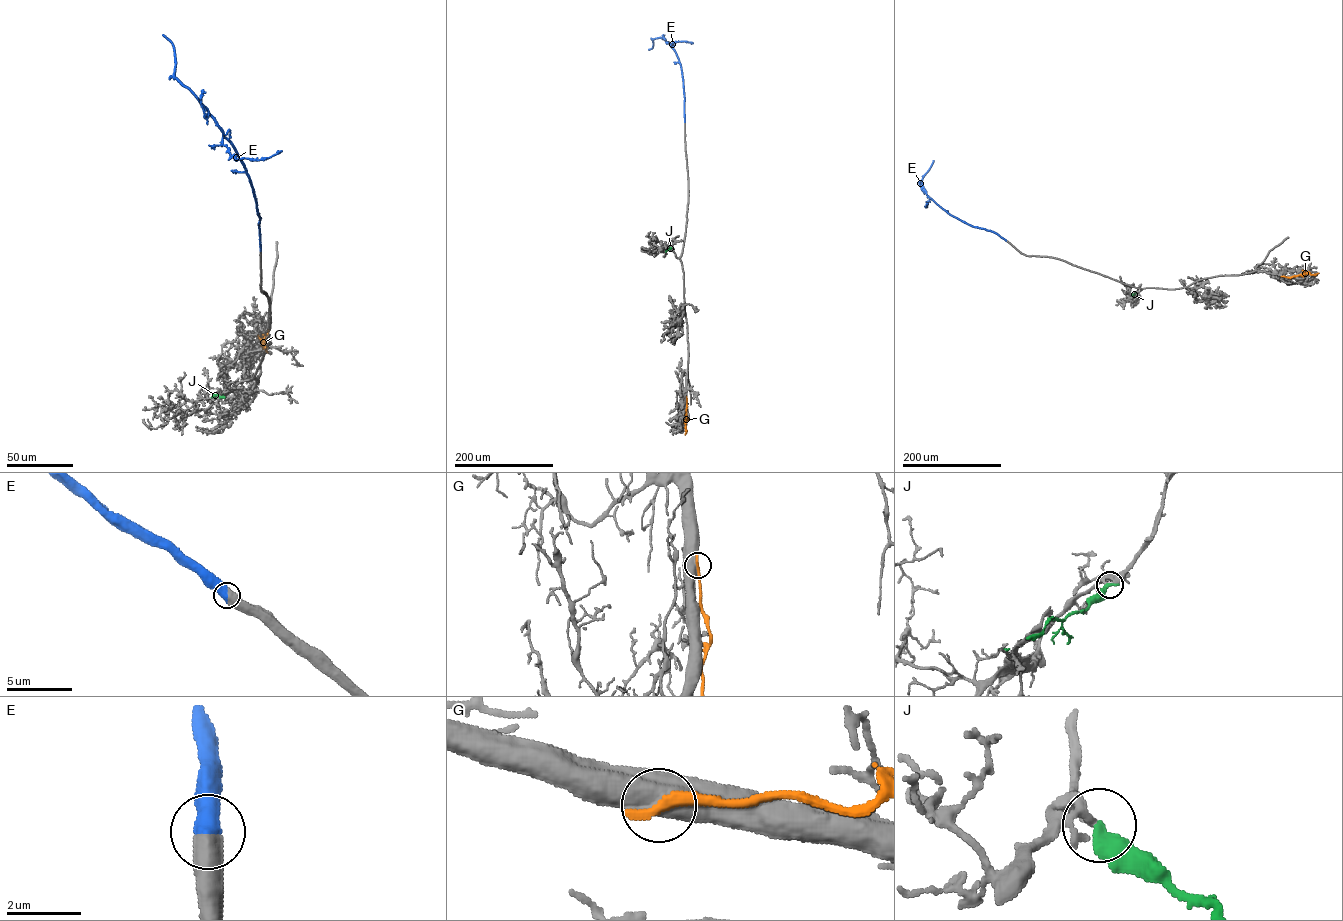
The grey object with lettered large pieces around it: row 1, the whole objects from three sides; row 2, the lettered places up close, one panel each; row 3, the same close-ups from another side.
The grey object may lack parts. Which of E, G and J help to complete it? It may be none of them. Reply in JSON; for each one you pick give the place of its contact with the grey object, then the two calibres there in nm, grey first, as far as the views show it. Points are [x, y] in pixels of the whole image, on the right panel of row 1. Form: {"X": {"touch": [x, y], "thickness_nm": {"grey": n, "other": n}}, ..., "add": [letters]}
{"E": {"touch": [1006, 240], "thickness_nm": {"grey": 700, "other": 600}}, "add": ["E"]}

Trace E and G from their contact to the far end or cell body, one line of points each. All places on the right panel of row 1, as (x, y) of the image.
E: (1006, 240), (950, 215), (927, 195), (922, 180), (933, 160)
G: (1281, 276), (1318, 273)

